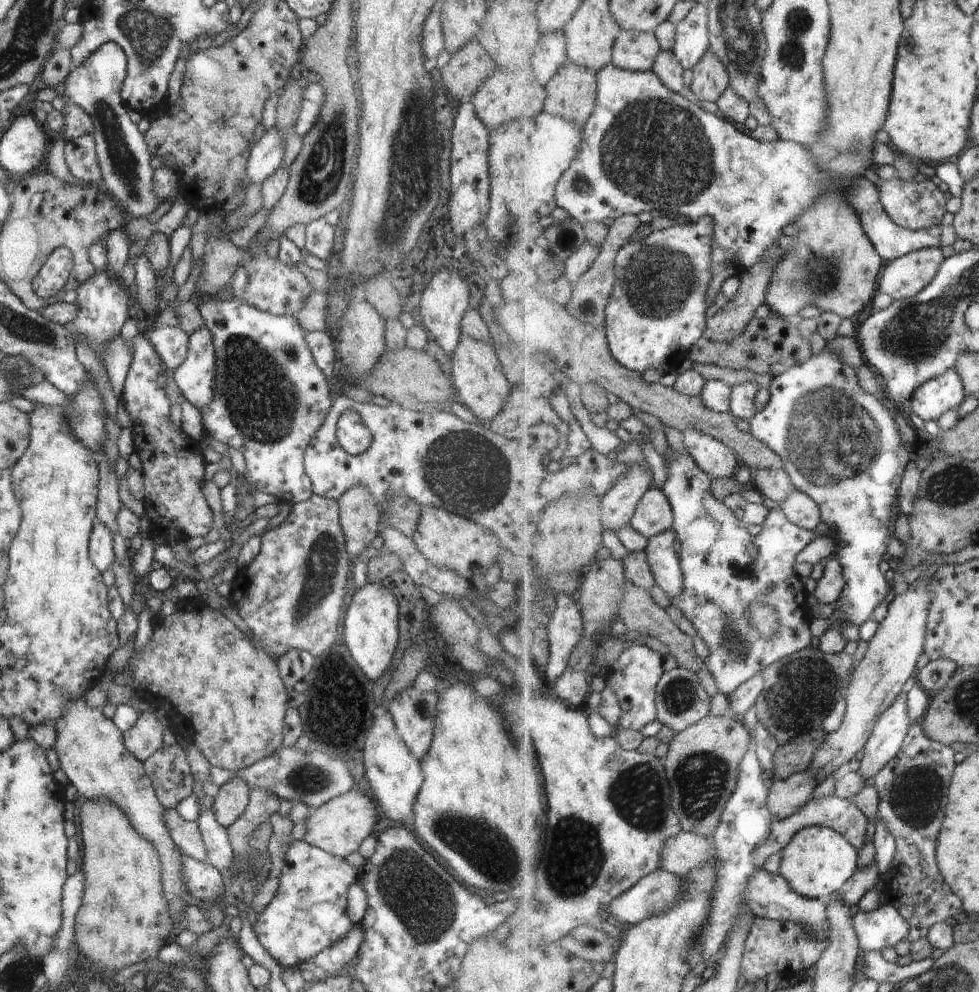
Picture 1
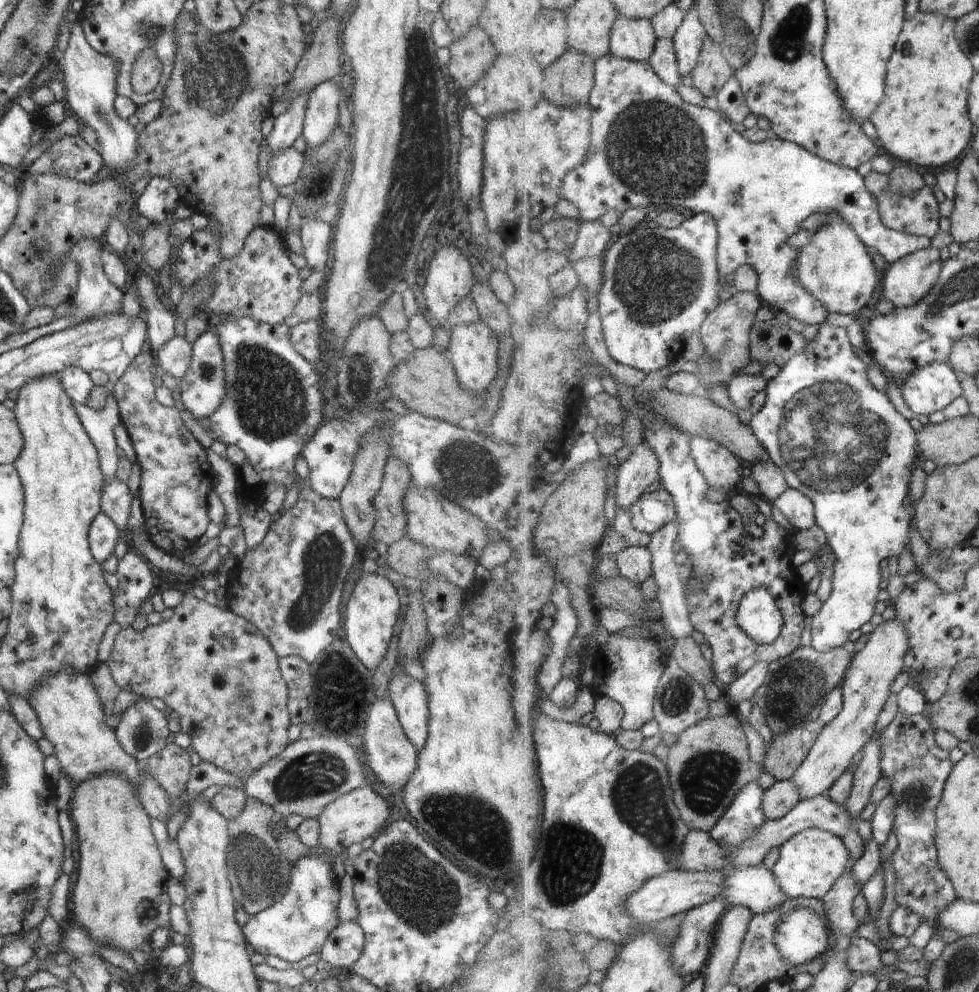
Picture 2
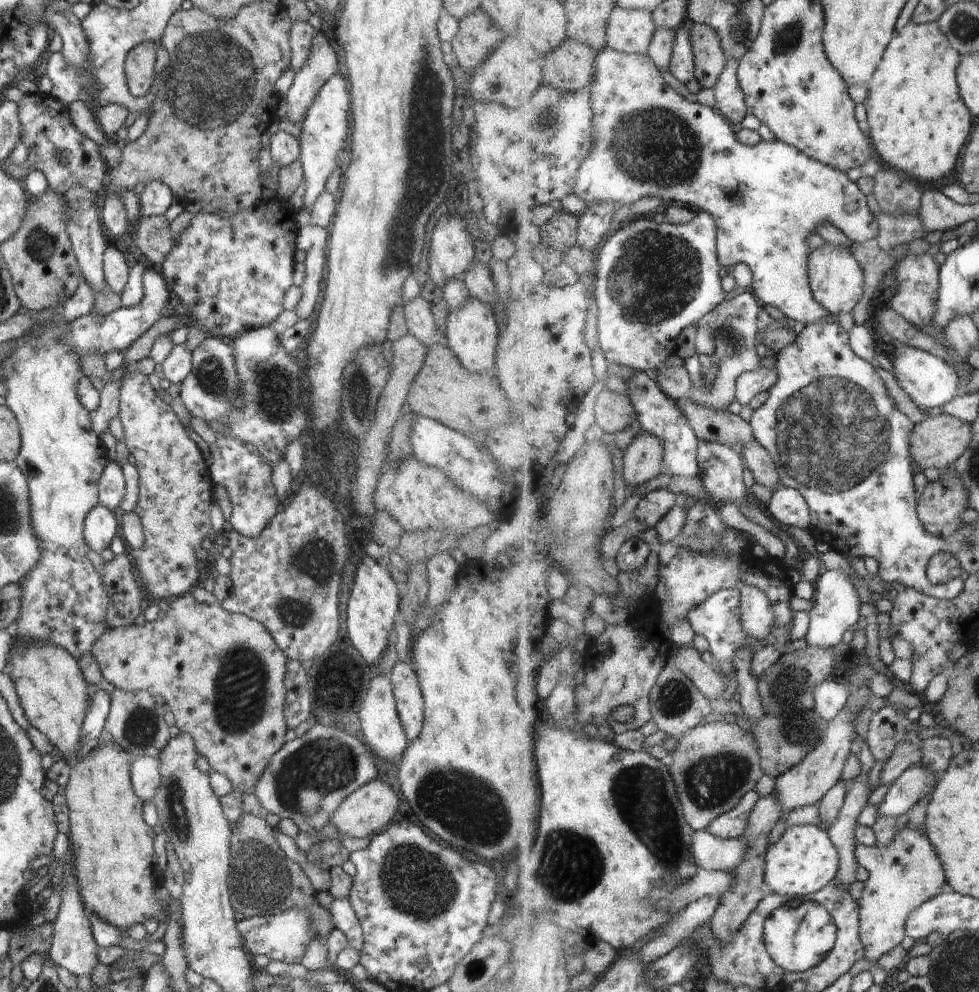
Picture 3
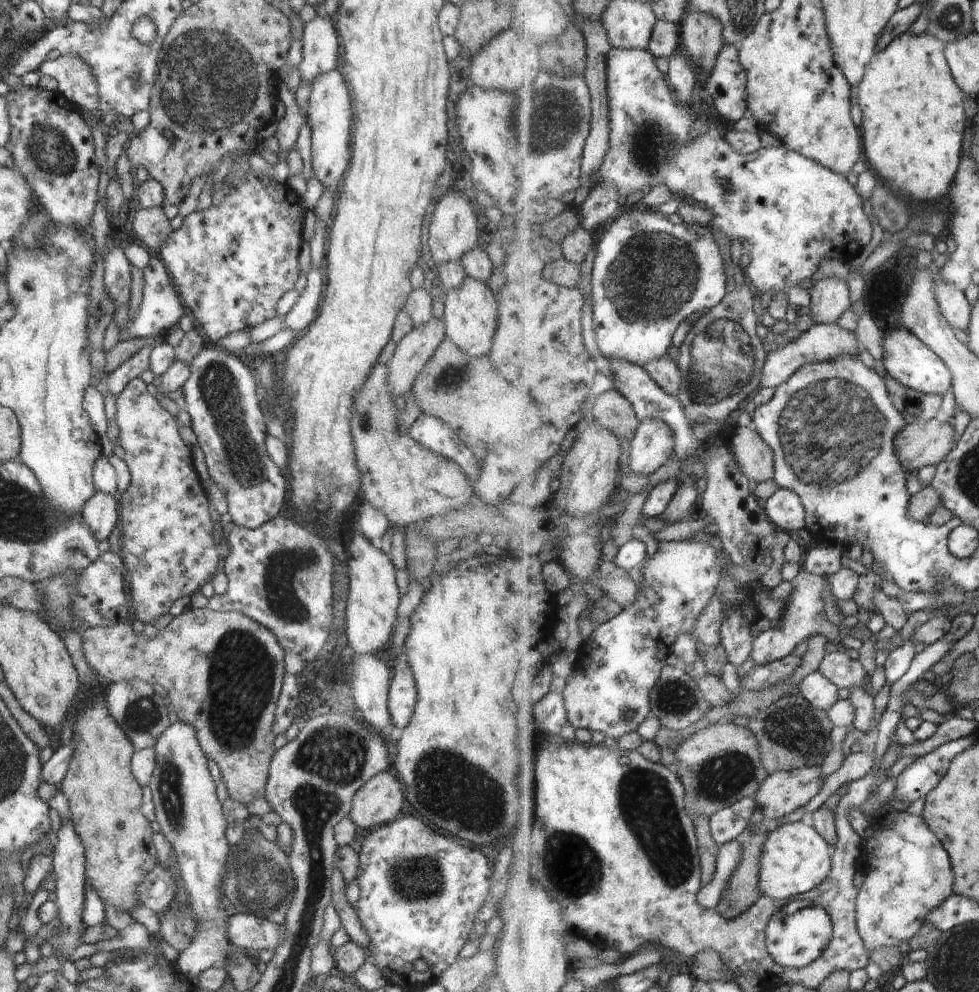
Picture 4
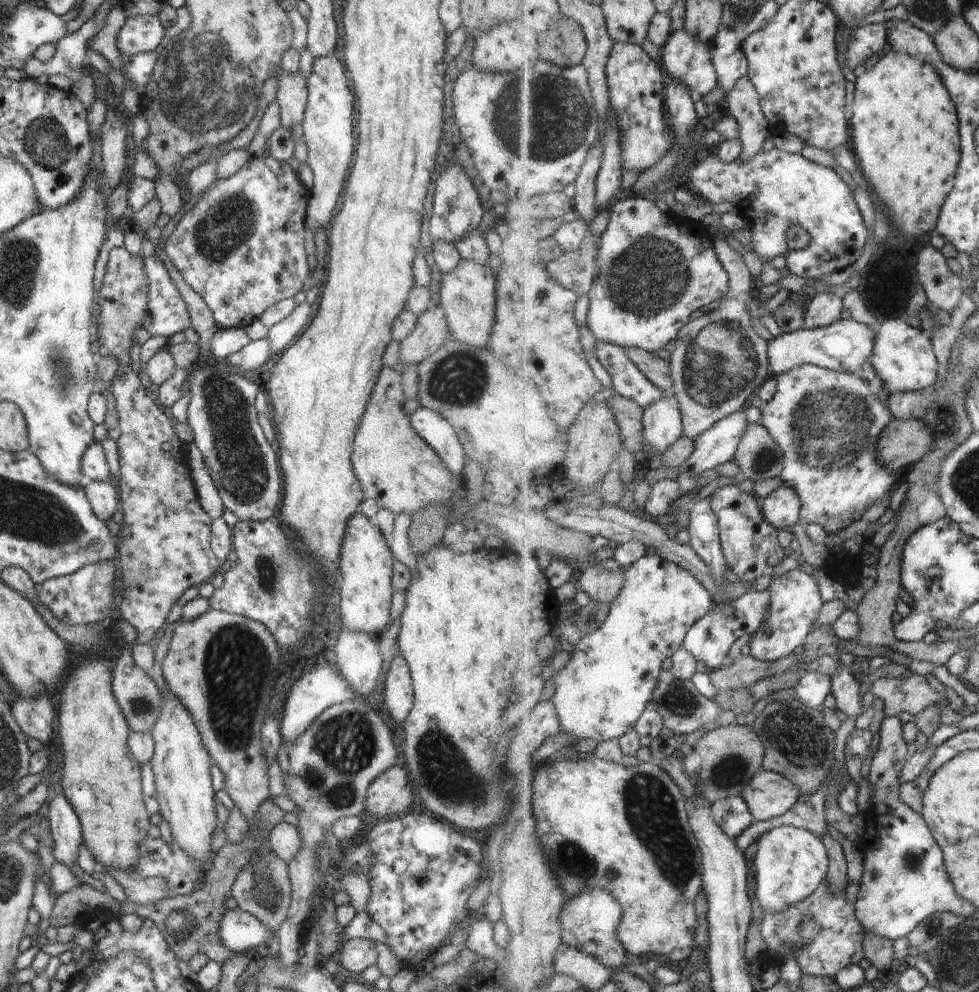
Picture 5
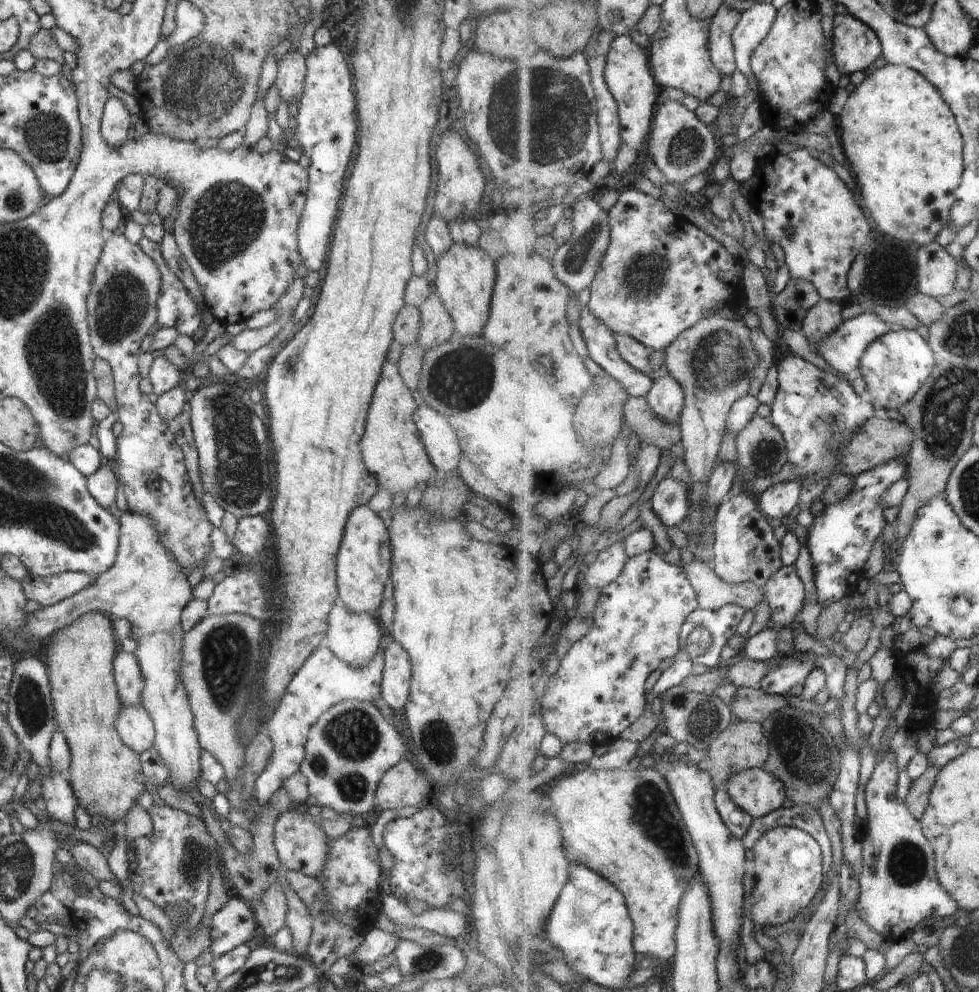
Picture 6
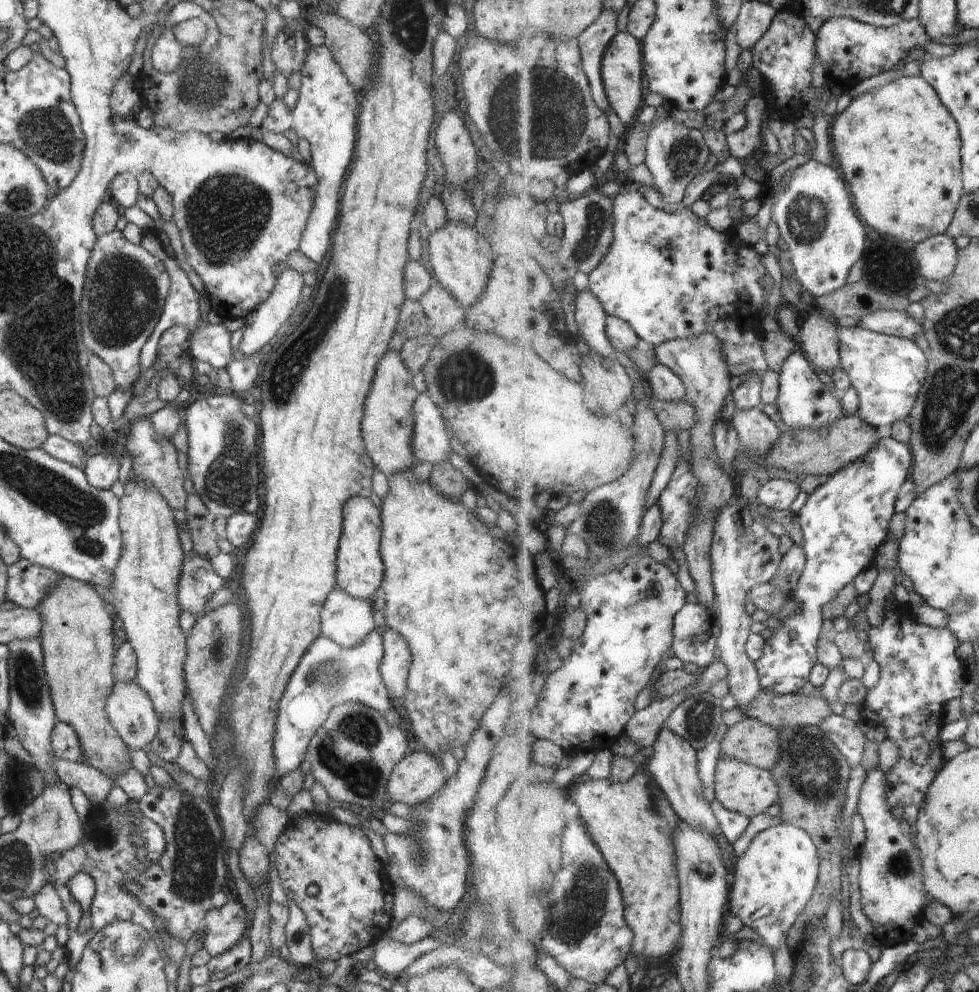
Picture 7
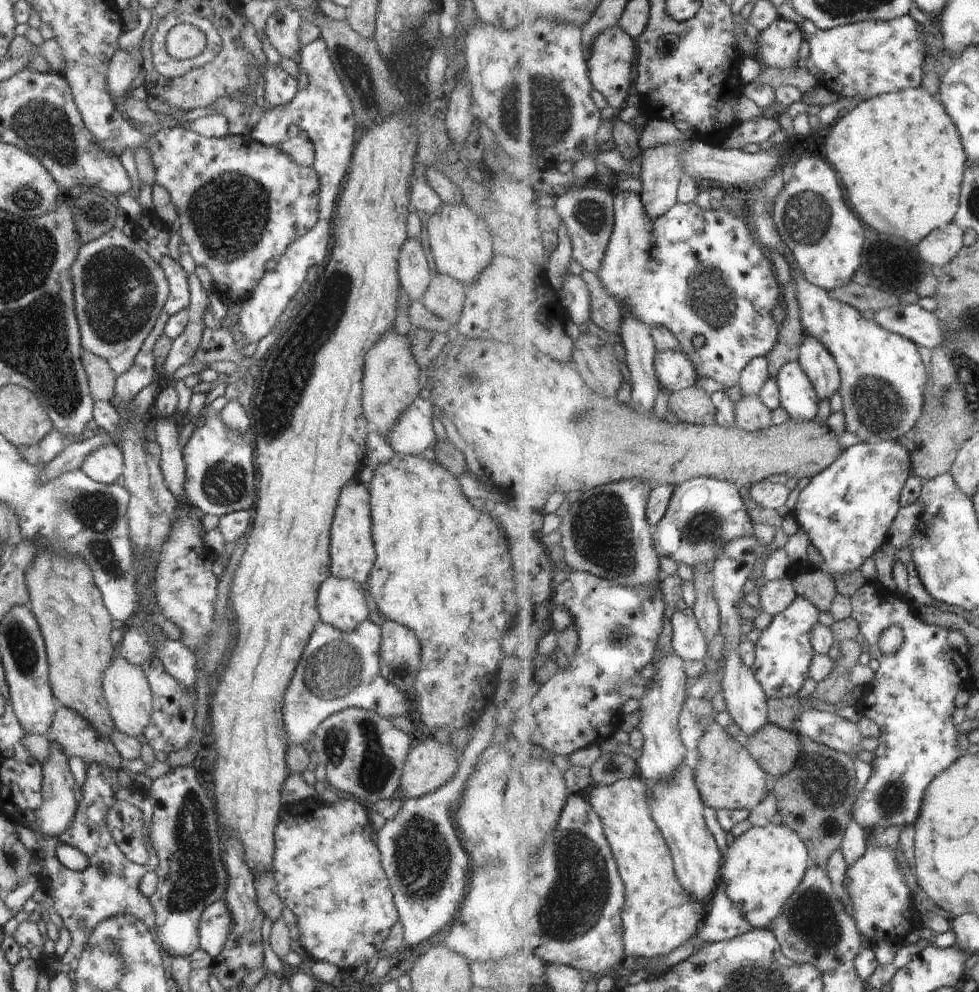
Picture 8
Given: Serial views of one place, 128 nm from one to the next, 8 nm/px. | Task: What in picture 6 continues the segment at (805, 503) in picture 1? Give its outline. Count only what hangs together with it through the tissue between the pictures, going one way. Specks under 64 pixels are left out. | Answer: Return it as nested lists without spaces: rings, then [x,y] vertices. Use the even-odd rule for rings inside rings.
[[[784,481],[772,485],[762,494],[761,510],[769,518],[784,520],[796,514],[802,498],[803,485],[800,481]]]

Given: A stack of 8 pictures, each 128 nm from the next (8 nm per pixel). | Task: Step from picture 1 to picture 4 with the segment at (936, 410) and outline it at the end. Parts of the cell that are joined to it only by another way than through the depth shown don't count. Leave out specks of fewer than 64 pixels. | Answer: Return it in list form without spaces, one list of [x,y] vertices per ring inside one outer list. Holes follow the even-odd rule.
[[[902,324],[902,328],[888,330],[885,333],[884,350],[886,350],[886,356],[884,356],[882,368],[904,386],[926,394],[944,396],[950,390],[950,386],[954,385],[954,375],[946,361],[905,324],[904,326]]]

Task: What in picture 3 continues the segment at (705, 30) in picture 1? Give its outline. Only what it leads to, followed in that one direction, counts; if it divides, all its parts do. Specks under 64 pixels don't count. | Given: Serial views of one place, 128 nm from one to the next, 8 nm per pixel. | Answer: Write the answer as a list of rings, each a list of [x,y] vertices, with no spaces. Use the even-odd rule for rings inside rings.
[[[689,16],[684,26],[677,30],[677,42],[671,72],[684,84],[688,84],[697,78],[697,64],[694,43],[692,42],[692,34],[696,24],[697,22]]]

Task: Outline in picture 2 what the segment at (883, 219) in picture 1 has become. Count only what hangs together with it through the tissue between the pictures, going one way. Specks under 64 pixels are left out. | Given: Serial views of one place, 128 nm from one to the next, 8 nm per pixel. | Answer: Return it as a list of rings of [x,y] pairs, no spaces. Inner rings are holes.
[[[614,53],[600,58],[596,62],[597,67],[597,83],[594,86],[593,94],[591,95],[590,105],[593,108],[593,131],[592,131],[592,146],[584,163],[582,163],[576,170],[573,170],[566,176],[564,186],[562,186],[561,198],[572,200],[574,204],[578,204],[580,212],[582,212],[581,220],[600,220],[604,214],[608,212],[619,211],[621,214],[629,211],[630,208],[646,208],[646,209],[675,209],[675,210],[693,210],[695,213],[708,212],[714,216],[714,220],[718,222],[718,272],[720,277],[724,280],[725,276],[730,276],[732,272],[737,272],[740,267],[745,265],[753,266],[760,275],[760,288],[759,292],[762,298],[766,300],[767,306],[771,310],[780,310],[788,314],[790,318],[795,318],[806,322],[806,324],[817,324],[818,326],[826,323],[830,310],[816,296],[812,296],[805,285],[802,284],[800,273],[800,256],[802,256],[802,249],[795,248],[790,243],[790,238],[796,236],[802,230],[802,224],[806,218],[823,212],[827,215],[842,216],[844,222],[852,224],[854,230],[860,234],[862,240],[866,242],[869,248],[878,250],[886,260],[890,263],[896,263],[897,260],[902,260],[909,254],[914,254],[927,248],[932,247],[932,239],[930,237],[911,235],[907,232],[898,232],[897,230],[888,228],[885,220],[882,220],[881,205],[879,200],[873,196],[873,192],[869,189],[869,184],[866,184],[866,177],[862,176],[857,169],[848,168],[847,166],[837,165],[829,160],[824,160],[821,156],[810,152],[810,149],[802,148],[795,142],[790,142],[782,139],[781,137],[774,139],[766,139],[764,142],[755,143],[749,137],[744,136],[744,133],[738,132],[734,128],[734,124],[725,115],[722,116],[720,110],[712,110],[706,106],[692,105],[687,103],[680,92],[674,85],[668,84],[655,70],[651,61],[636,62],[628,60]]]

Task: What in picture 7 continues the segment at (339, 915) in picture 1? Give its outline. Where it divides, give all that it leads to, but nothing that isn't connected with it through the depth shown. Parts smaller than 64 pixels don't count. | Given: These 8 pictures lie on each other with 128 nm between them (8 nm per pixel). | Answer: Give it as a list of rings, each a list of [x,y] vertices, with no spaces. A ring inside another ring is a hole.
[[[231,898],[220,907],[210,909],[204,918],[204,948],[211,957],[224,954],[232,944],[246,935],[250,913],[240,903]]]

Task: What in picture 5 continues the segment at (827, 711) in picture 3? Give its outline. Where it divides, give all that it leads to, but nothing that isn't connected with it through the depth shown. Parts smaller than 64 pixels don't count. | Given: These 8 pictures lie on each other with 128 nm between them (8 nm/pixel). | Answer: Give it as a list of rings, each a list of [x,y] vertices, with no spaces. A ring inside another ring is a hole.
[[[815,670],[807,671],[797,686],[796,698],[812,708],[822,709],[830,694],[834,693],[834,682],[830,676],[826,676]]]

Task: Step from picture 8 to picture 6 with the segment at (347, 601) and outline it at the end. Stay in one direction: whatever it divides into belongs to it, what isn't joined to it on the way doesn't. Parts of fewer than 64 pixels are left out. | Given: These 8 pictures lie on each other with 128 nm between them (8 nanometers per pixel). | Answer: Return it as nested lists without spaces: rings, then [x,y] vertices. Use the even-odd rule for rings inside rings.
[[[336,602],[328,616],[324,647],[331,650],[340,660],[350,664],[352,668],[366,668],[376,656],[378,646],[381,646],[382,627],[373,614],[366,612],[350,612],[344,604]]]

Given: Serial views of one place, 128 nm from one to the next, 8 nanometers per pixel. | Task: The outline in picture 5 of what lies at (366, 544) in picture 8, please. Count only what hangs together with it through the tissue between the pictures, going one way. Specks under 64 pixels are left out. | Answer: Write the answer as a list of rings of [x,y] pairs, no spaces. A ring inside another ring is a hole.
[[[360,512],[348,519],[339,560],[342,573],[340,623],[350,632],[366,632],[378,637],[390,623],[390,602],[395,593],[392,588],[394,560],[380,529]]]

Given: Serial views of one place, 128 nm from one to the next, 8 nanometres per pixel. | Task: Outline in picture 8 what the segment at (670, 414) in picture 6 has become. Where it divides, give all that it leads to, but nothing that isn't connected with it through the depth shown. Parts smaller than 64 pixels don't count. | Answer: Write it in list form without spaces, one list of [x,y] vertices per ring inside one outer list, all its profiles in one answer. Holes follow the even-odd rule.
[[[682,350],[658,351],[656,368],[664,391],[671,393],[694,386],[699,377],[693,359]]]

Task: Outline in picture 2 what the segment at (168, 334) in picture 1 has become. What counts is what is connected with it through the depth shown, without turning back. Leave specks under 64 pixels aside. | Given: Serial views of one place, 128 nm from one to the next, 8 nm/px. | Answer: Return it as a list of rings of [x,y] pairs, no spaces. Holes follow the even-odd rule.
[[[175,336],[168,340],[156,355],[159,371],[170,374],[178,382],[188,372],[192,360],[192,346],[184,337]]]

